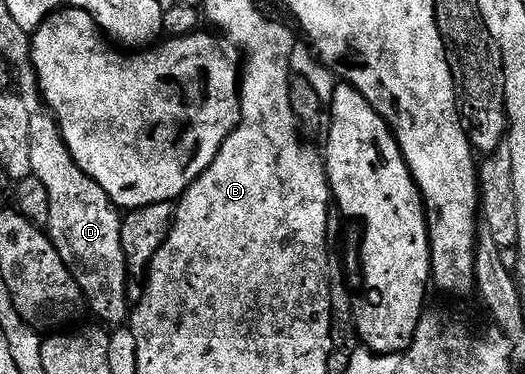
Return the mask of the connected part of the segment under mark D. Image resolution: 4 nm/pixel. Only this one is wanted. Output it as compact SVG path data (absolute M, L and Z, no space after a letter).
M38 111L31 118L31 166L33 167L33 175L39 178L39 182L43 182L43 186L47 186L47 194L51 198L51 218L47 225L47 231L49 233L49 240L55 246L55 250L59 250L59 258L63 258L63 262L69 267L69 272L75 278L75 282L81 287L83 293L84 303L87 308L90 308L95 315L98 316L101 321L106 325L113 324L112 326L121 326L128 321L131 315L131 305L127 294L125 293L125 282L127 279L127 273L125 271L125 255L123 254L123 242L121 241L121 217L122 213L119 211L117 205L111 202L111 198L103 190L103 186L99 186L99 182L95 182L91 179L86 172L73 161L72 154L69 153L69 148L65 144L64 138L61 136L61 128L57 125L57 121L53 119L52 115L48 111Z

